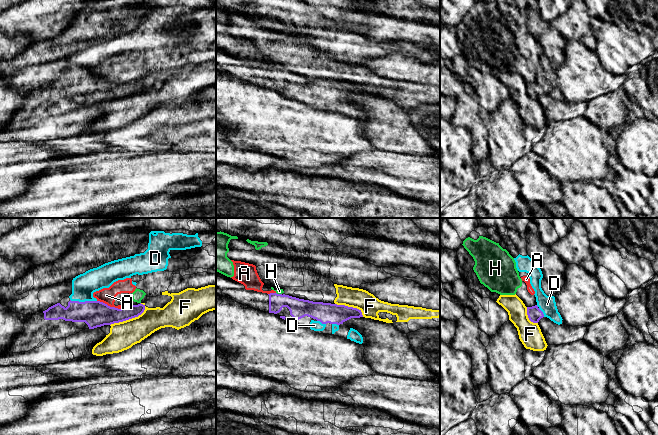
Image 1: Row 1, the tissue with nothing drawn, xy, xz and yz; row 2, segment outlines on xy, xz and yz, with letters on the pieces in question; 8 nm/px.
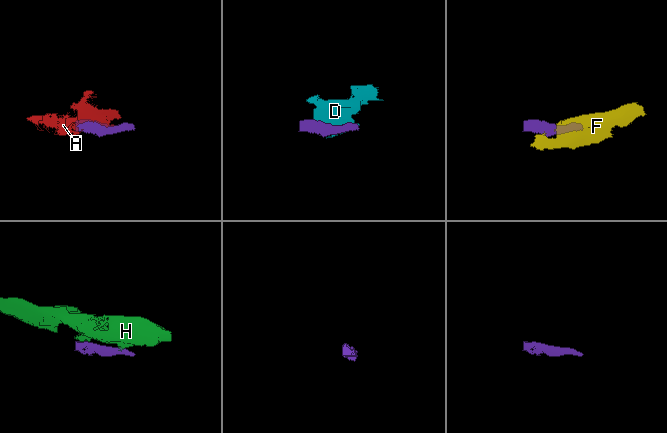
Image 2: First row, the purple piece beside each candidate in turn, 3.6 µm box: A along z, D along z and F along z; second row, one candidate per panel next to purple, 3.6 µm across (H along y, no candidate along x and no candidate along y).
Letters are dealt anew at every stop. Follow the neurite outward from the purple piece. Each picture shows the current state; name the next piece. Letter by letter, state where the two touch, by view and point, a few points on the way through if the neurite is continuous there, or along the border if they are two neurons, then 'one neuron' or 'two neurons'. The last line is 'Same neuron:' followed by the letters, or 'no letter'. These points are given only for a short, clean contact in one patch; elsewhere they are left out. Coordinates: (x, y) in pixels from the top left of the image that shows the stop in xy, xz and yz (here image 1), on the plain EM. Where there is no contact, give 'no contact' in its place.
A: xy (111, 83) | two neurons
D: xy (83, 78) | two neurons
F: xy (130, 94) | along xy (144, 80), (144, 86), (136, 93), (114, 98), (110, 101) | two neurons
H: xz (279, 70) | two neurons
Same neuron: no letter

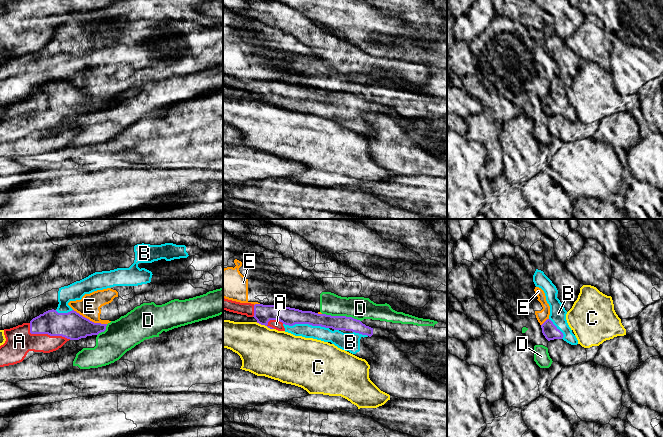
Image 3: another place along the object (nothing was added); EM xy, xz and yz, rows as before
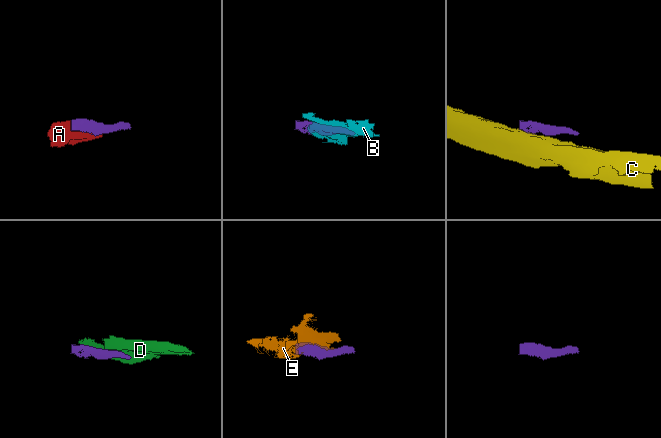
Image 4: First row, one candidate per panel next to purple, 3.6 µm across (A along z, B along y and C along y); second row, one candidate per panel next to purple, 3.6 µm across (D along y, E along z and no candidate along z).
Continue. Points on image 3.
A: xy (46, 109) | one neuron
B: xz (306, 99) | two neurons
C: xz (265, 101) | along xz (256, 98), (273, 105) | two neurons
D: xz (341, 92) | along xz (322, 89), (351, 92), (360, 97) | two neurons
E: xy (89, 96) | two neurons
Same neuron: A

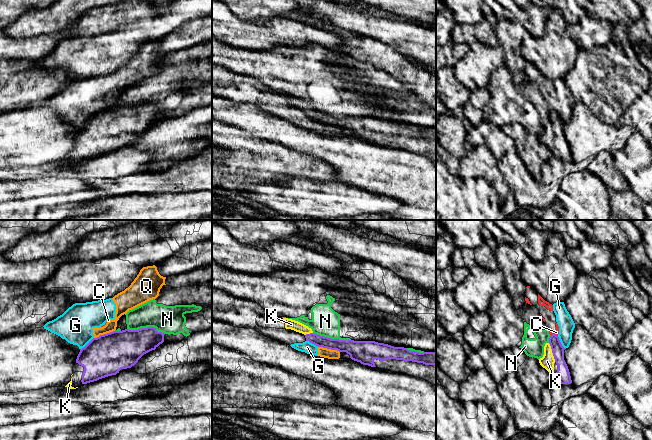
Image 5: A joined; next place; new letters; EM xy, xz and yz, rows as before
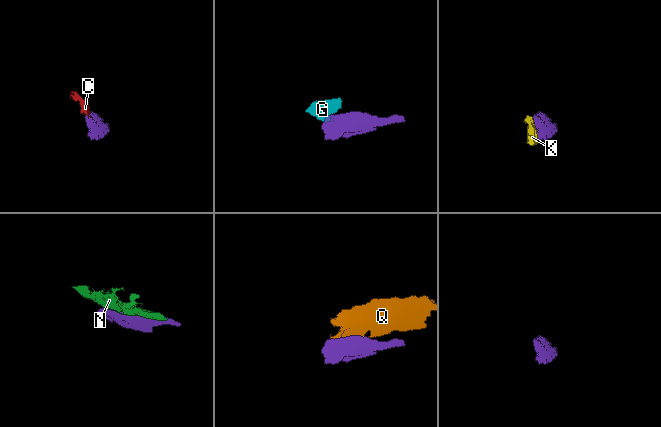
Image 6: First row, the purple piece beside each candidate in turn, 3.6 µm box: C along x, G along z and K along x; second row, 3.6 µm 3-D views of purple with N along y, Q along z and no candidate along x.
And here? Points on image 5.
C: yz (553, 110) | along yz (557, 110), (550, 111) | two neurons
G: xy (87, 120) | along xy (93, 113), (80, 125) | two neurons
K: yz (552, 128) | one neuron
N: xy (146, 104) | two neurons
Q: xy (104, 110) | along xy (115, 105), (94, 114) | two neurons
Same neuron: K

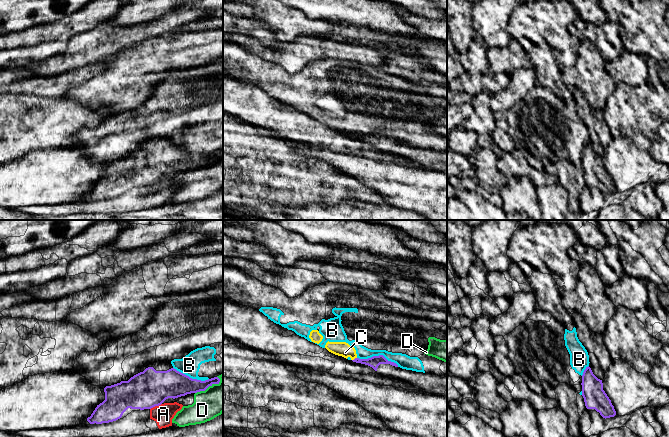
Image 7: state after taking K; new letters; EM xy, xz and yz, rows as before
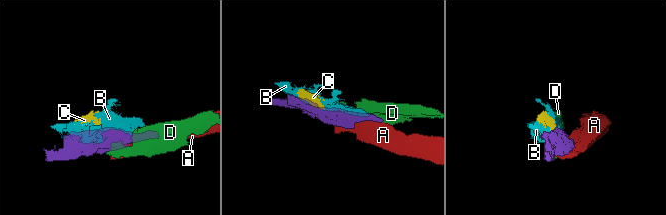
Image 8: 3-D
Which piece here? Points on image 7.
A: xy (155, 181) | along xy (161, 179), (150, 185) | two neurons
B: xz (378, 132) | two neurons
C: xz (355, 134) | two neurons
D: xy (208, 162) | along xy (220, 155), (217, 159), (212, 159), (204, 166), (195, 169) | two neurons
Same neuron: no letter

